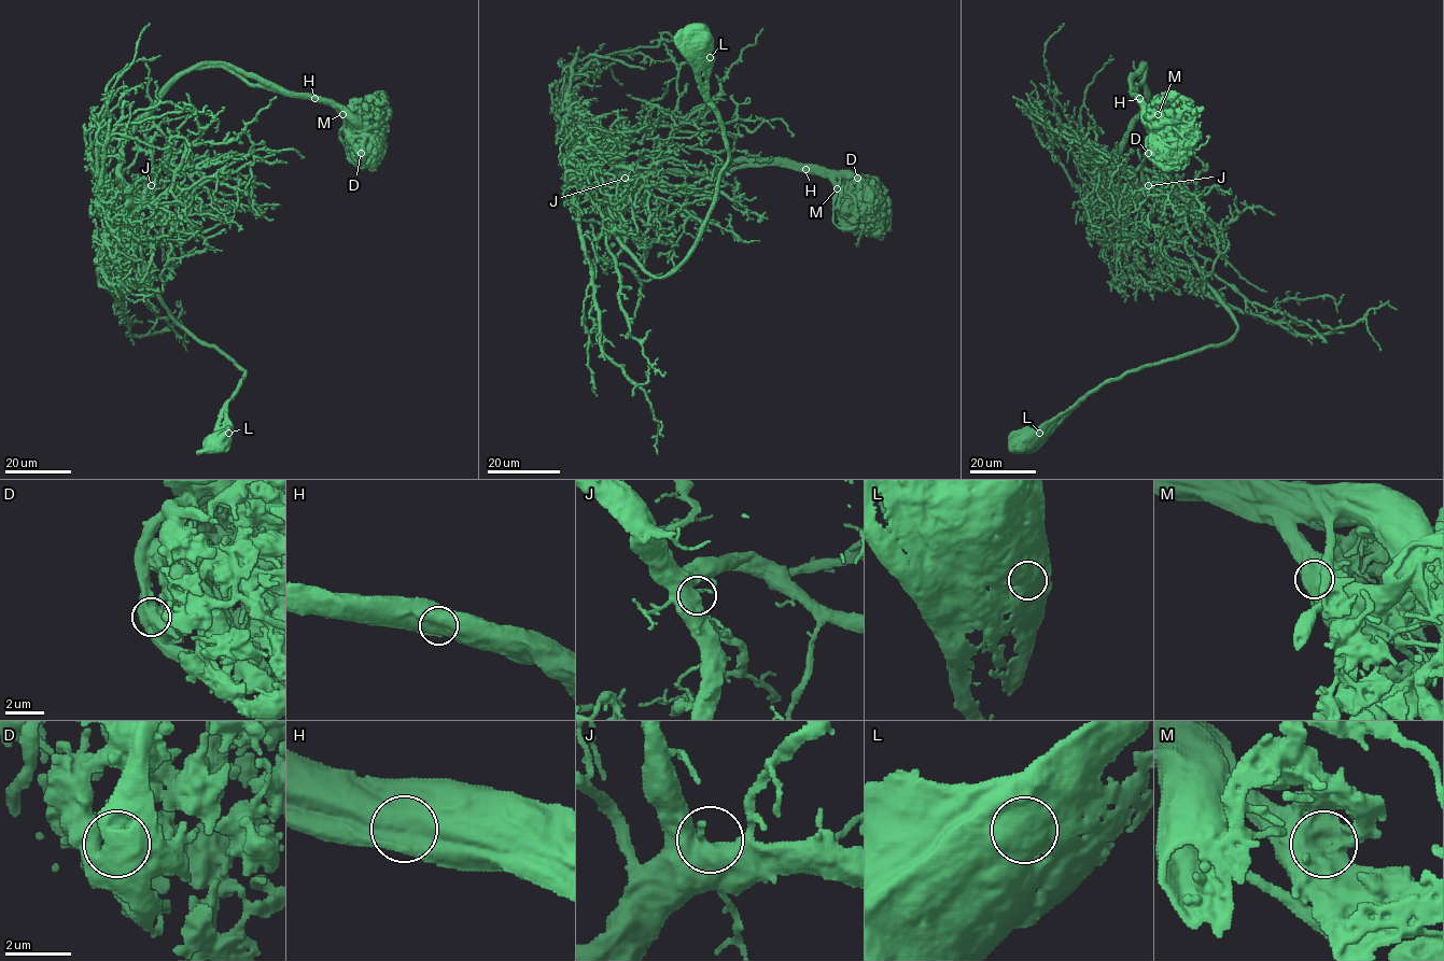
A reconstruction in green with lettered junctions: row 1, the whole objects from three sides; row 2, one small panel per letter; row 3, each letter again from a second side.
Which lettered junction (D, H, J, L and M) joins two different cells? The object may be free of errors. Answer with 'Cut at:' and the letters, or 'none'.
Cut at: H

